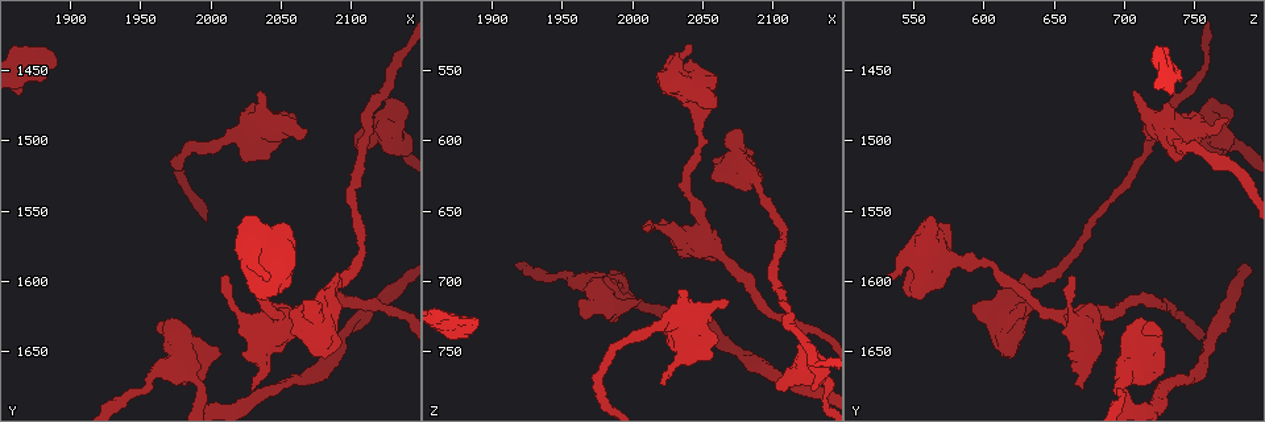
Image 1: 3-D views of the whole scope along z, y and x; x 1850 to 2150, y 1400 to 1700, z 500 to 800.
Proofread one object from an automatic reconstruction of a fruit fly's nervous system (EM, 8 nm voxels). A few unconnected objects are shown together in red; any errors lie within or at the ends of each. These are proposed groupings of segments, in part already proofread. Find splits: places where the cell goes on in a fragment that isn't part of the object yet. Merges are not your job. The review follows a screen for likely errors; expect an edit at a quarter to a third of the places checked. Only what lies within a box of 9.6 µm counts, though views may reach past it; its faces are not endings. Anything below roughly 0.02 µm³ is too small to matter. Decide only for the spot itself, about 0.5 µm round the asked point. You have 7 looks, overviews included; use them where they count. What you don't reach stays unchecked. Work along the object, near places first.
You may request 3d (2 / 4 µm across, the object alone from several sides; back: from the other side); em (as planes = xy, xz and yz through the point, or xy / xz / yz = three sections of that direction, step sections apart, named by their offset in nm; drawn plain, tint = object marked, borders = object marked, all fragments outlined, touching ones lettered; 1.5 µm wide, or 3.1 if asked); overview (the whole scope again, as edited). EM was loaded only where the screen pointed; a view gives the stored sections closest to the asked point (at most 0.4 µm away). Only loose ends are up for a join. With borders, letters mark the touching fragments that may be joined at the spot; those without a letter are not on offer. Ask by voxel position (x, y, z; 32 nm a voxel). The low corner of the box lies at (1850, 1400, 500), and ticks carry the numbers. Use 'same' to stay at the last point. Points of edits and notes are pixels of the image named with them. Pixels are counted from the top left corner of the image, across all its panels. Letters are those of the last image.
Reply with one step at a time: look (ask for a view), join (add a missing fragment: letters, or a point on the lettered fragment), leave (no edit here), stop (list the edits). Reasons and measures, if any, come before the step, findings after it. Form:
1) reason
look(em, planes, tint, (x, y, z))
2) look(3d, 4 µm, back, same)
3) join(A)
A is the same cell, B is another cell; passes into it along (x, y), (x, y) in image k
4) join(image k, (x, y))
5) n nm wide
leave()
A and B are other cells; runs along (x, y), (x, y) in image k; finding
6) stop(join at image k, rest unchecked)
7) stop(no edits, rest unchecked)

free end
look(em, planes, plain, (2022, 1482, 774))

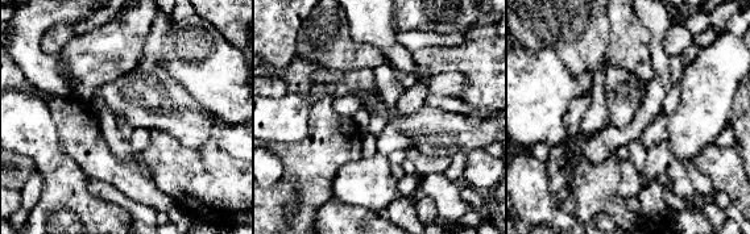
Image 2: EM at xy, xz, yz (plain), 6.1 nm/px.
look(em, planes, borders, same)

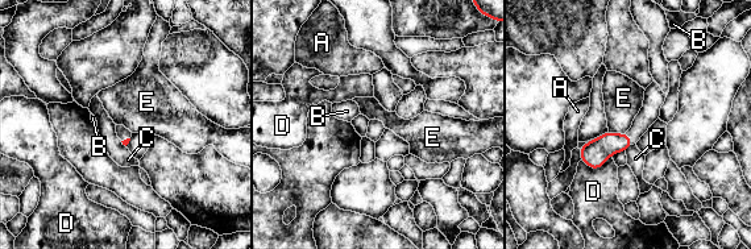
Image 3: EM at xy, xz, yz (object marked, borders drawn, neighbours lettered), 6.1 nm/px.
leave()
A, B, C, D and E are other cells; border along (609, 131), (625, 133) in image 3; none of them fits

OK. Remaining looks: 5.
an open end
look(em, yz, step 4, tint, (1882, 1454, 740))

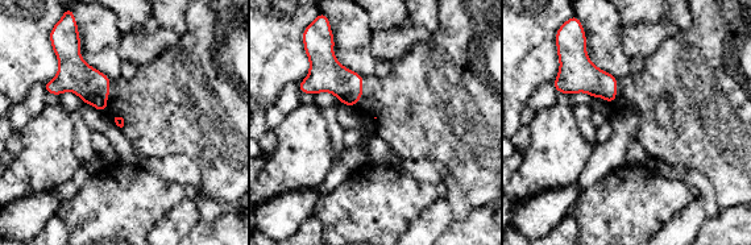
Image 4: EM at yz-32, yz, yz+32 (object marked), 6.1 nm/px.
look(em, planes, borders, same)

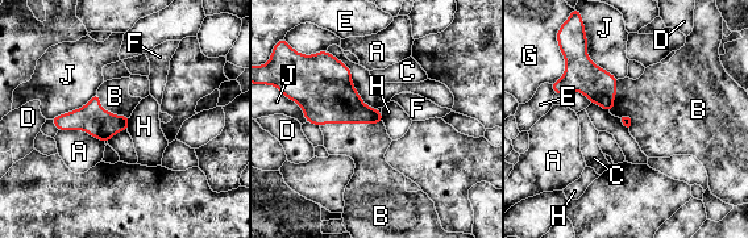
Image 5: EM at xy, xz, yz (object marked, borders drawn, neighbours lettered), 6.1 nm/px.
join(B)
B is the same cell, A, C, D, E, F, G, H and J are other cells; the cell continues

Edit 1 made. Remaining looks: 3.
branch stops here
look(em, planes, borders, (2028, 1674, 672))

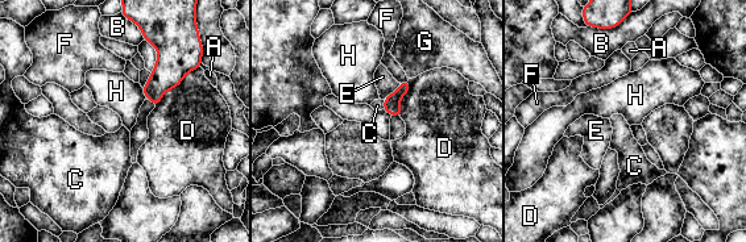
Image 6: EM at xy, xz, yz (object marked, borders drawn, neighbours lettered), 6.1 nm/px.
D touches over 380 nm
join(E)
E is the same cell, A, B, C, D, F, G and H are other cells; it goes on there

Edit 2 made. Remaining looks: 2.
stop(join at image 5, join at image 6, rest unchecked)

